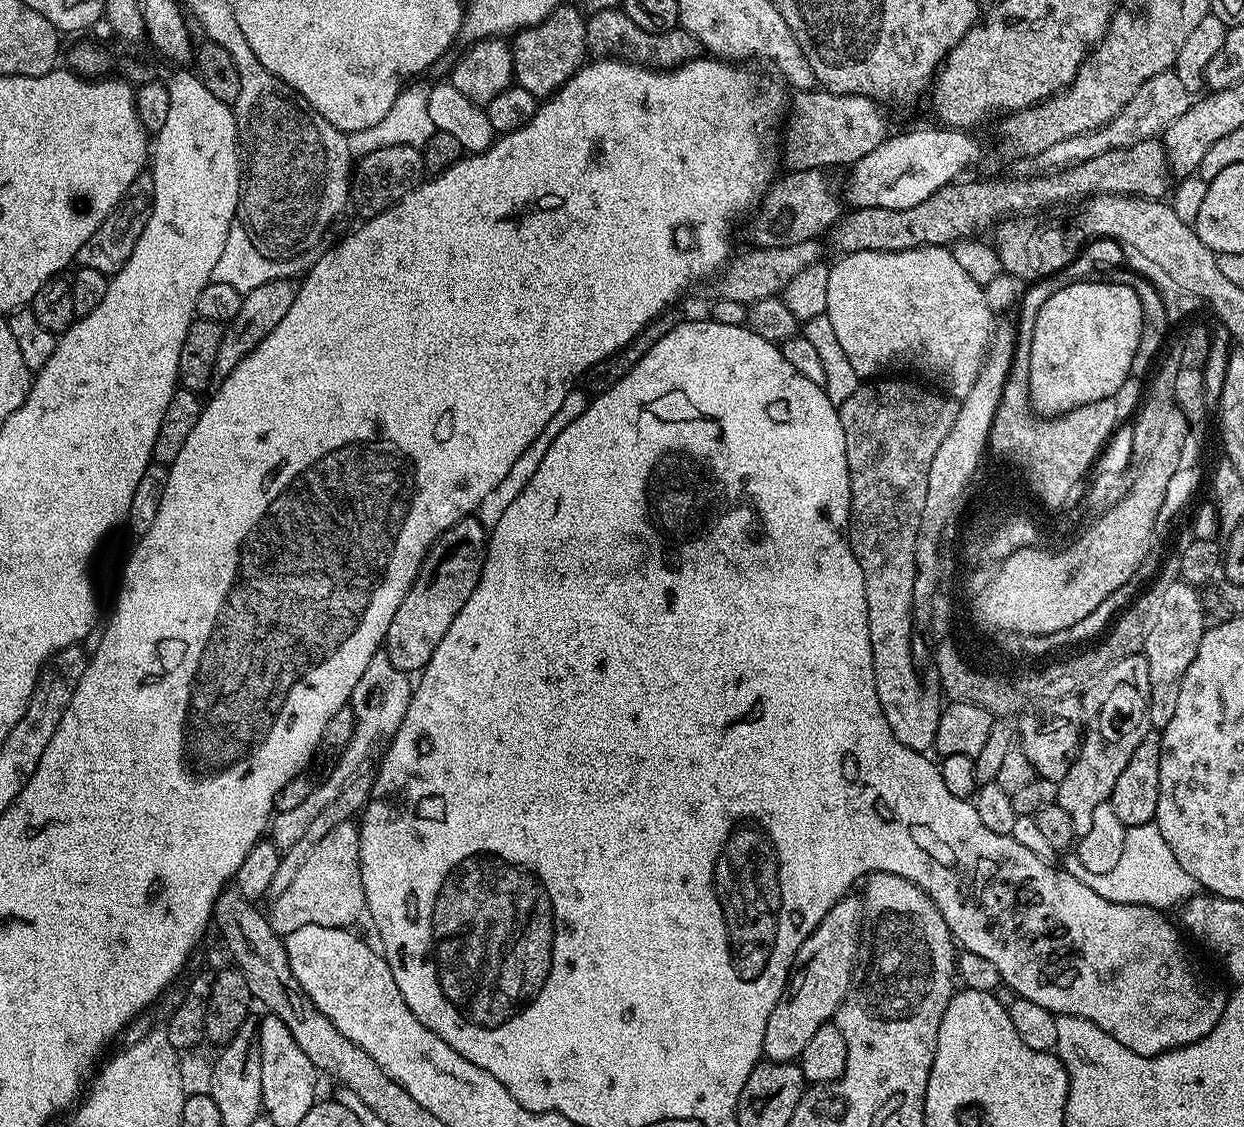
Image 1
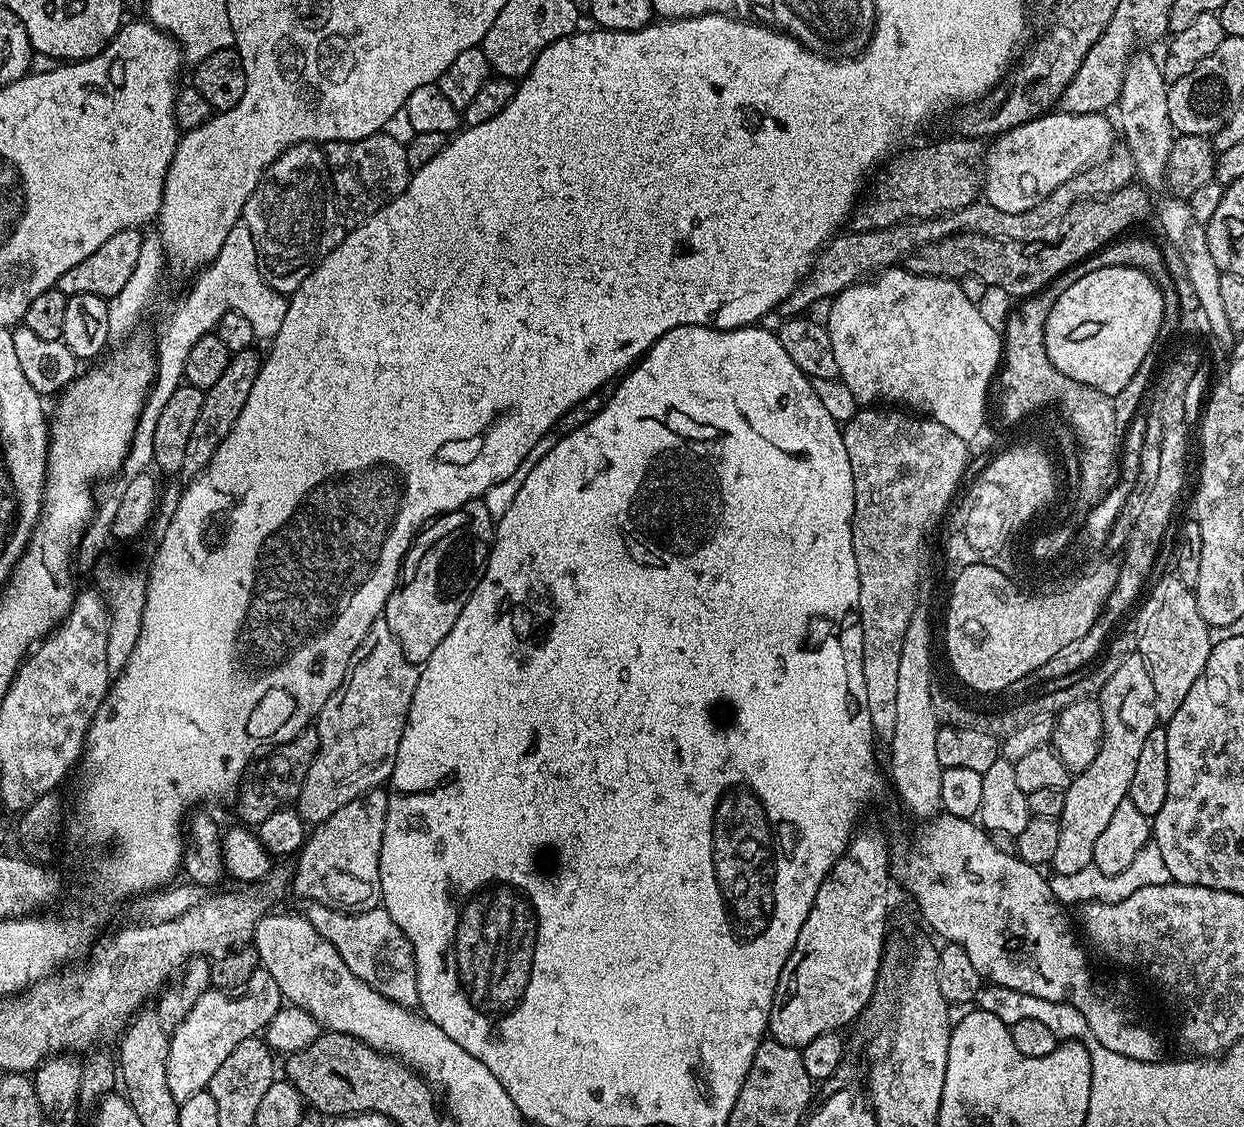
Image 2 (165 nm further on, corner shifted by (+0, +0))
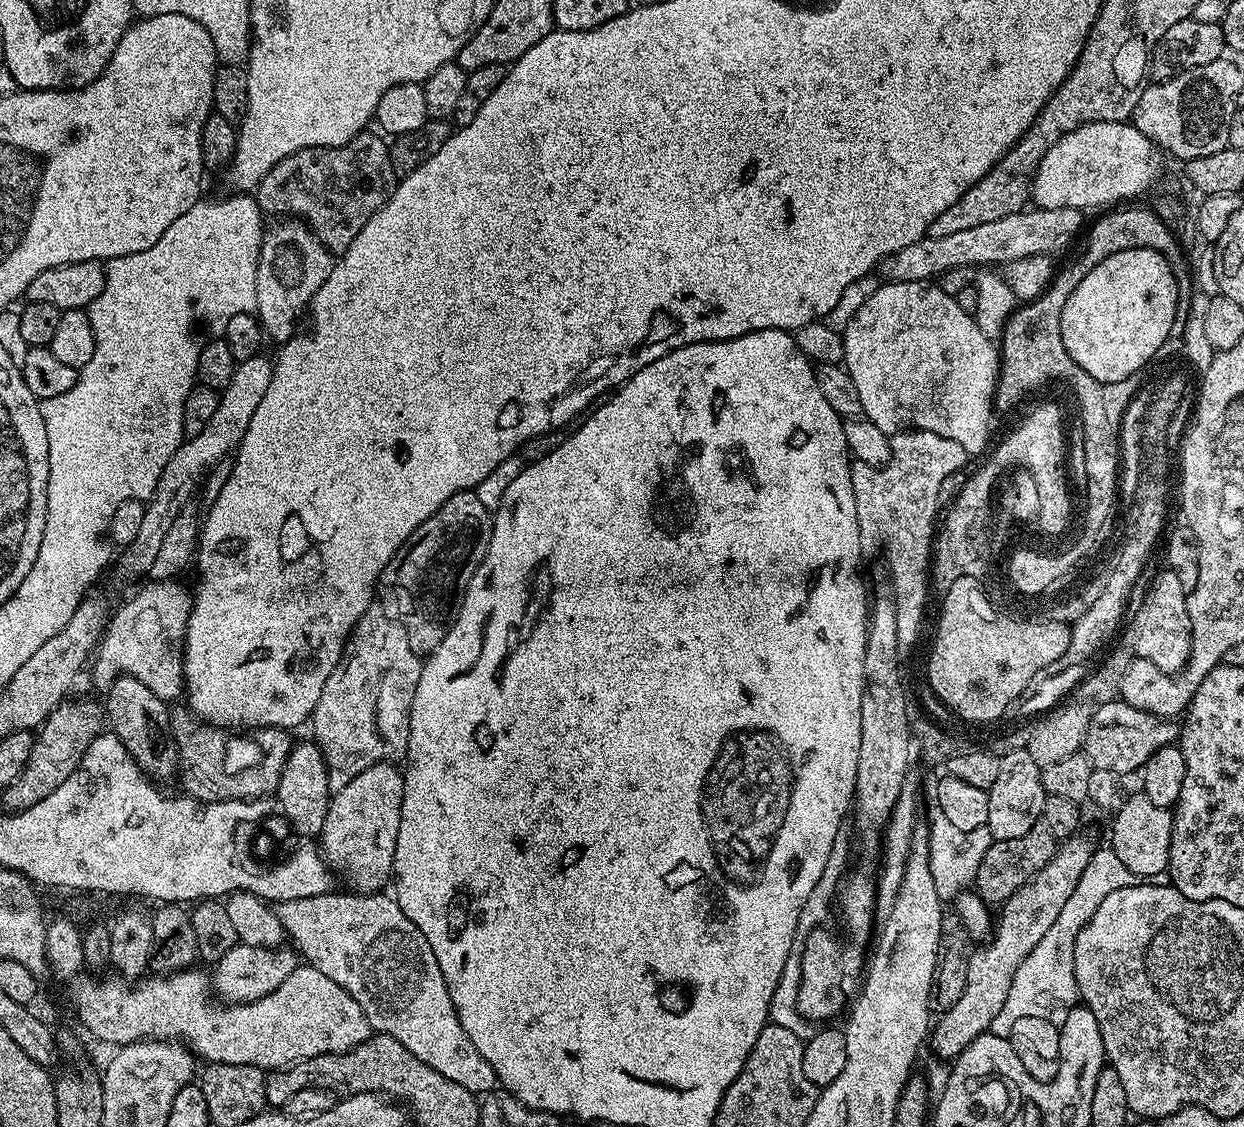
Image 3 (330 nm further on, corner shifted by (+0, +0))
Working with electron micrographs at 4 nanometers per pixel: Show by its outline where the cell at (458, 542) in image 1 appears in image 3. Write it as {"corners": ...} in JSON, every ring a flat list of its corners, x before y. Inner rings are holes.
{"corners":[[475,491,456,492,454,498,450,498,441,508,422,526,406,538,406,542,396,551,394,558,384,567,384,573,378,581,378,604,384,609,384,613,402,630,406,630,406,639,410,642,410,650,423,658,429,652,433,652,446,638,446,634,456,621,458,610,464,601,466,586,470,586,470,578,474,578,474,570,478,570,480,563,484,561,484,555,488,553,490,546,490,534,492,533,493,513,482,502,478,502]]}

